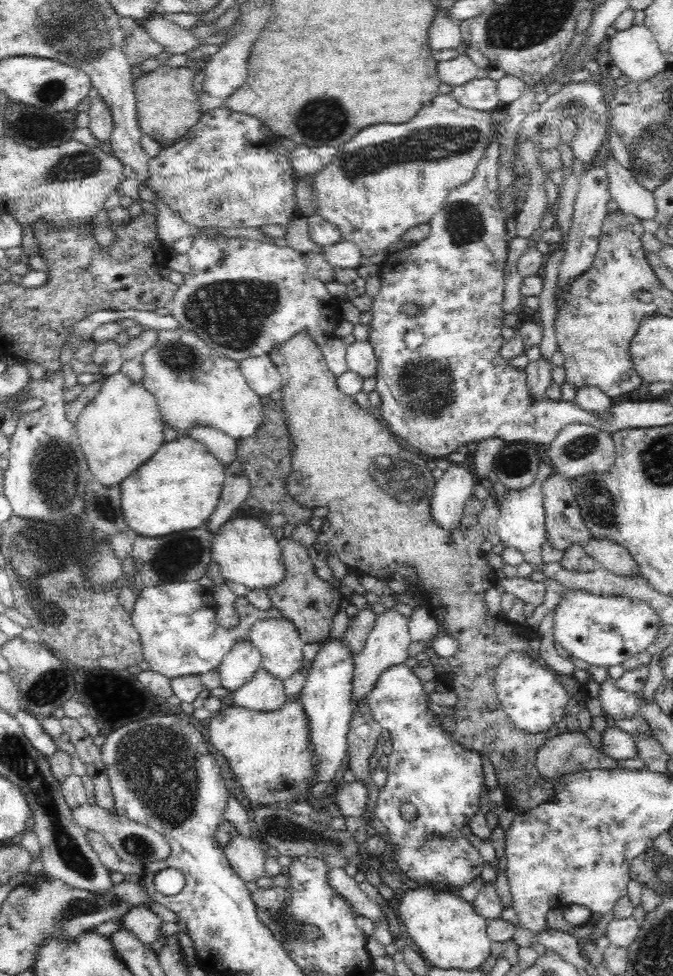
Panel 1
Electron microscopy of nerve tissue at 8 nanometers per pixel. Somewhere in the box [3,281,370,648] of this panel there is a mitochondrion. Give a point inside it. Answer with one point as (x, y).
(48, 610)

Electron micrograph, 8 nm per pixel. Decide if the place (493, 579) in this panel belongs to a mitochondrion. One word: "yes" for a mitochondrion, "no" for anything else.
no

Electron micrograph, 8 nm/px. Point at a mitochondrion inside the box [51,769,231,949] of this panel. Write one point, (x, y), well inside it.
(74, 909)

